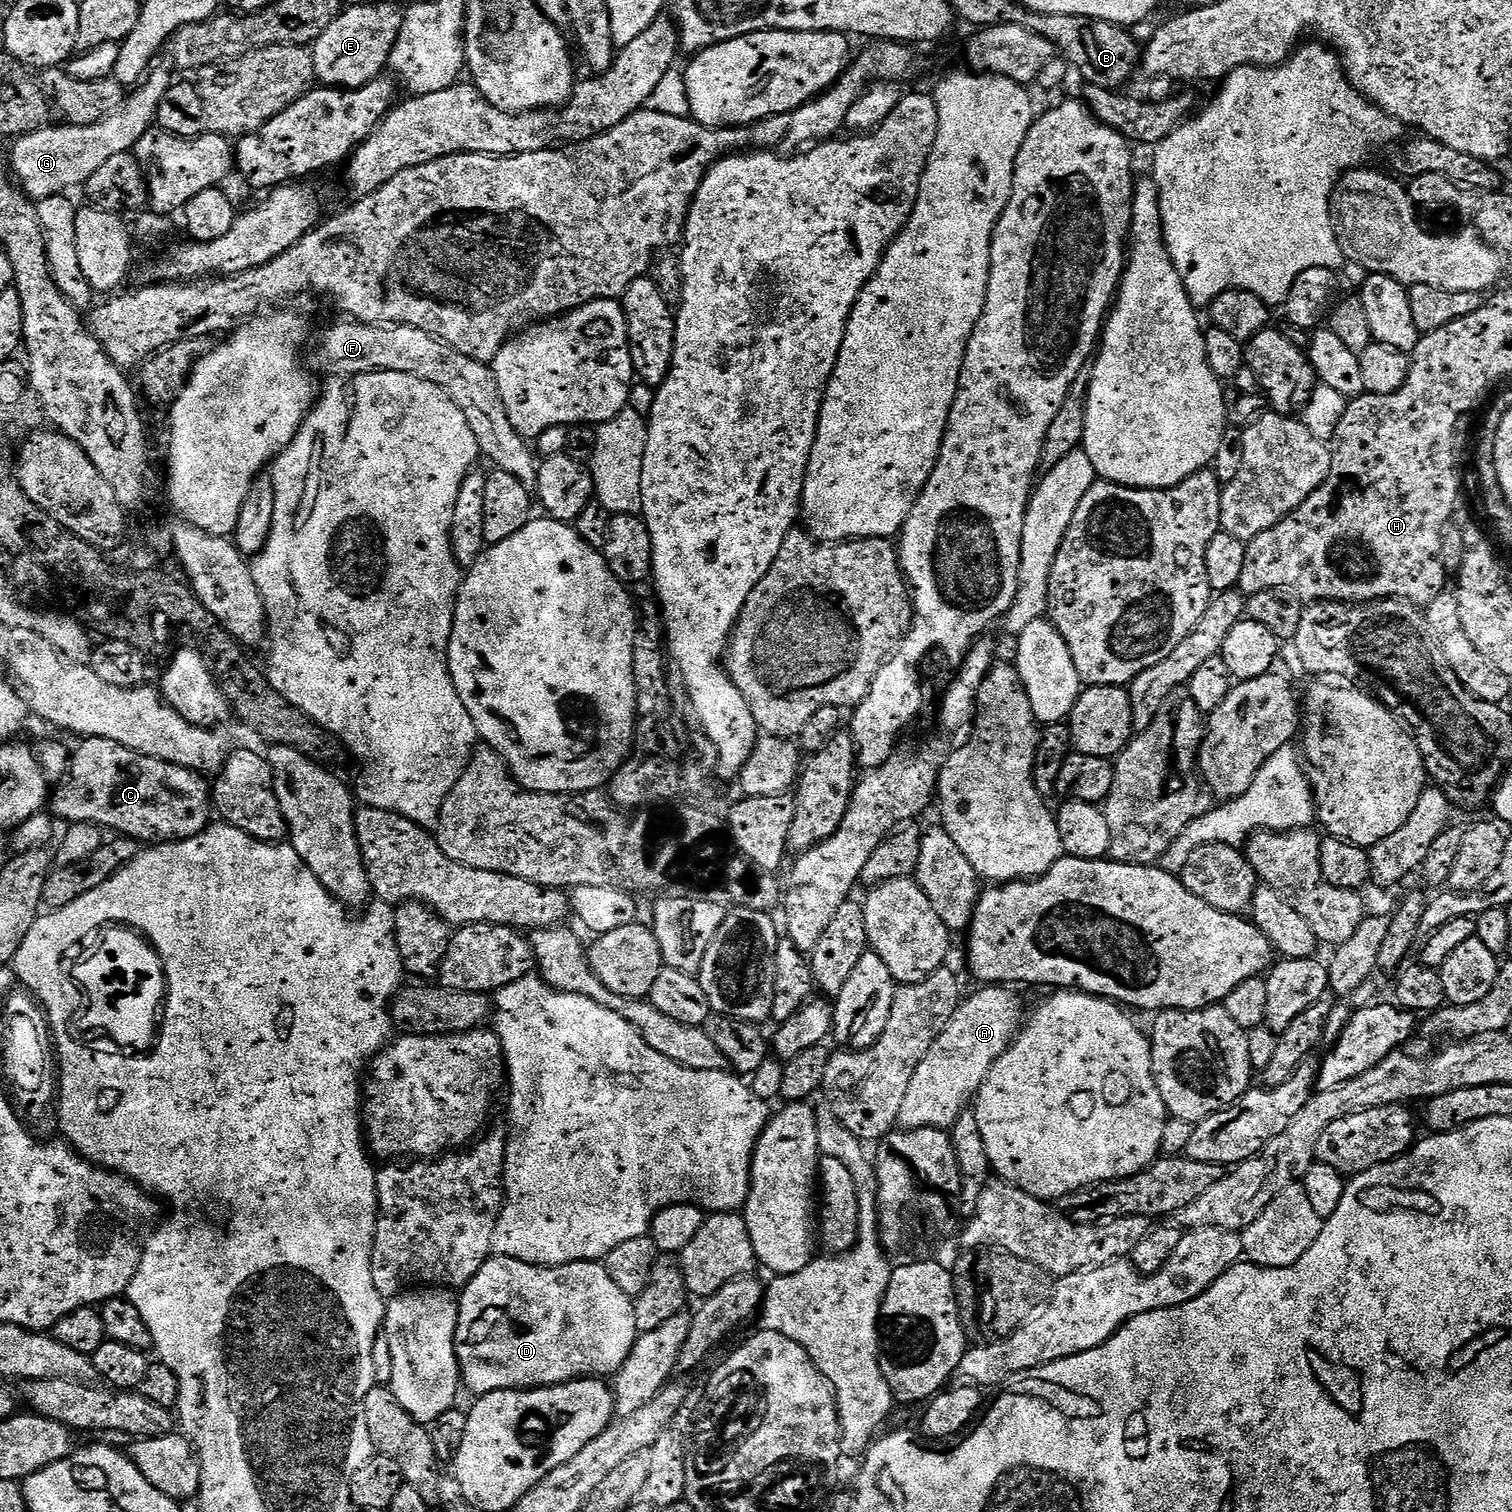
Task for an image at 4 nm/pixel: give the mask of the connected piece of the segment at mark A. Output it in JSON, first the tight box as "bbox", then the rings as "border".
{"bbox":[900,986,1026,1130],"border":[[[980,986],[973,996],[965,995],[961,999],[960,1004],[954,1010],[954,1014],[950,1018],[950,1022],[946,1022],[946,1030],[942,1030],[942,1034],[938,1034],[938,1038],[934,1038],[934,1046],[930,1046],[930,1051],[926,1054],[926,1058],[922,1058],[922,1062],[918,1062],[918,1070],[914,1070],[914,1078],[910,1078],[910,1086],[906,1089],[906,1098],[902,1102],[902,1110],[900,1111],[901,1129],[905,1128],[943,1128],[951,1130],[954,1122],[966,1111],[966,1109],[975,1101],[976,1095],[980,1092],[982,1082],[986,1082],[986,1074],[990,1074],[990,1070],[994,1066],[994,1062],[998,1062],[998,1058],[1002,1058],[1002,1054],[1007,1052],[1008,1047],[1012,1045],[1012,1041],[1020,1035],[1022,1025],[1026,1020],[1026,1011],[1024,1012],[1024,1004],[1015,996],[1013,989],[1008,986]]]}

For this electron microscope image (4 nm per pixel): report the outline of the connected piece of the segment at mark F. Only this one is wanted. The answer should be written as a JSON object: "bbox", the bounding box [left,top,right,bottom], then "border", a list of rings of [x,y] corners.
{"bbox":[306,322,538,490],"border":[[[344,322],[348,324],[332,324],[314,343],[307,349],[306,352],[306,367],[309,372],[328,376],[324,378],[351,378],[358,374],[370,374],[371,372],[397,372],[398,374],[414,374],[414,378],[422,378],[422,382],[430,382],[434,386],[438,386],[438,390],[442,390],[450,398],[450,402],[454,402],[454,406],[458,406],[458,410],[462,410],[462,418],[466,418],[466,422],[470,425],[470,431],[474,434],[474,438],[478,442],[478,450],[481,457],[486,461],[489,460],[493,465],[491,466],[495,471],[505,472],[510,474],[522,484],[522,486],[529,490],[536,487],[536,469],[538,467],[537,461],[532,461],[534,457],[533,449],[530,447],[529,441],[518,434],[518,430],[514,430],[514,426],[510,426],[510,418],[506,414],[506,406],[502,406],[502,394],[498,394],[498,382],[494,378],[491,367],[482,362],[478,362],[474,358],[466,358],[466,354],[458,354],[458,350],[454,350],[446,342],[442,342],[438,338],[434,338],[430,334],[426,334],[426,330],[418,330],[414,326],[398,326],[393,324],[389,327],[383,328],[377,324],[357,324],[355,322]]]}

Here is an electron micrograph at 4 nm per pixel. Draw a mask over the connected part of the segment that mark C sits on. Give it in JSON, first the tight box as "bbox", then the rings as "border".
{"bbox":[50,738,214,846],"border":[[[84,738],[79,743],[76,753],[71,753],[66,782],[60,784],[50,796],[50,812],[57,821],[94,824],[104,830],[113,828],[113,833],[128,836],[144,846],[194,838],[209,827],[211,820],[208,819],[214,816],[212,789],[201,773],[165,760],[143,756],[118,742],[103,738]]]}

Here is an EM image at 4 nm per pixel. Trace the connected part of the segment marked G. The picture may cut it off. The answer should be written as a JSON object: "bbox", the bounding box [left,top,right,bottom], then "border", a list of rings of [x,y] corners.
{"bbox":[10,66,174,202],"border":[[[159,66],[145,75],[135,90],[127,93],[126,99],[111,116],[102,118],[90,126],[61,123],[61,128],[49,126],[19,137],[10,155],[10,172],[21,192],[29,200],[37,202],[51,196],[67,193],[67,188],[79,189],[105,162],[123,152],[132,152],[142,134],[153,131],[158,114],[158,102],[162,94],[174,82]]]}

